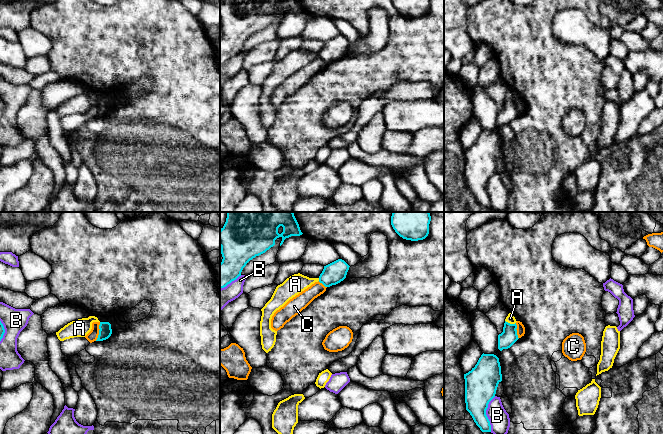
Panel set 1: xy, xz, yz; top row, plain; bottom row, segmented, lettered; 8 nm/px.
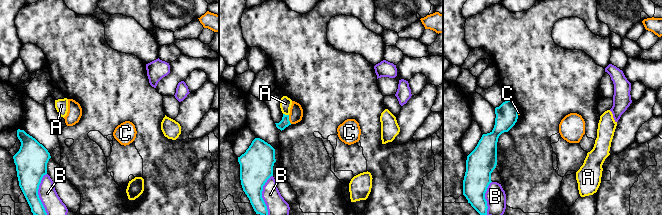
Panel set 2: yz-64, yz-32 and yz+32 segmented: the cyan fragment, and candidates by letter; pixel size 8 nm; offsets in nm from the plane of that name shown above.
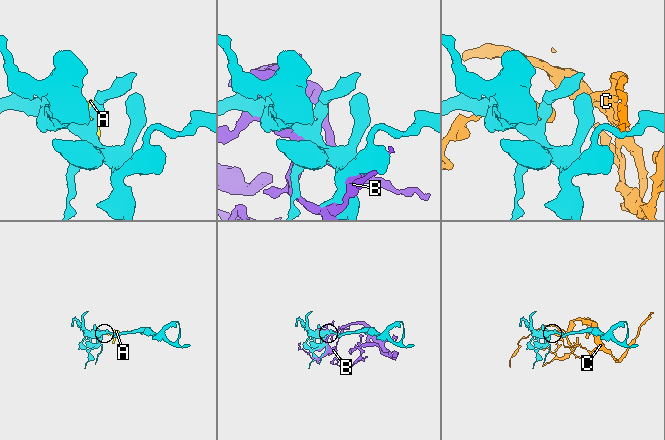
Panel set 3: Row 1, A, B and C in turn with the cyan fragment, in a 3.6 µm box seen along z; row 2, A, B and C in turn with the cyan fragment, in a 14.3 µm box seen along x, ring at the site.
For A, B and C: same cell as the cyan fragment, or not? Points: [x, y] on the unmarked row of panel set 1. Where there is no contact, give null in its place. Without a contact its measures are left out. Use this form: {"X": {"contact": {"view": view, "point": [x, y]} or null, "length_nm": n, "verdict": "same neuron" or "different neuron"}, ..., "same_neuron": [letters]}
{"A": {"contact": {"view": "yz", "point": [509, 99]}, "length_nm": 90, "verdict": "different neuron"}, "B": {"contact": {"view": "yz", "point": [485, 190]}, "length_nm": 300, "verdict": "different neuron"}, "C": {"contact": {"view": "xy", "point": [99, 107]}, "length_nm": 160, "verdict": "different neuron"}, "same_neuron": []}

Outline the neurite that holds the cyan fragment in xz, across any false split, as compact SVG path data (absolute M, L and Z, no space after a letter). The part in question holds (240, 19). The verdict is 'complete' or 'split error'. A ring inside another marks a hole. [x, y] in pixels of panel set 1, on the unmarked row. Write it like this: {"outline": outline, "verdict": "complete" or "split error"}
{"outline": "M224 0L220 5L220 29L223 33L220 39L220 65L241 52L246 40L273 23L277 14L282 14L281 22L286 14L302 10L299 0Z", "verdict": "complete"}

